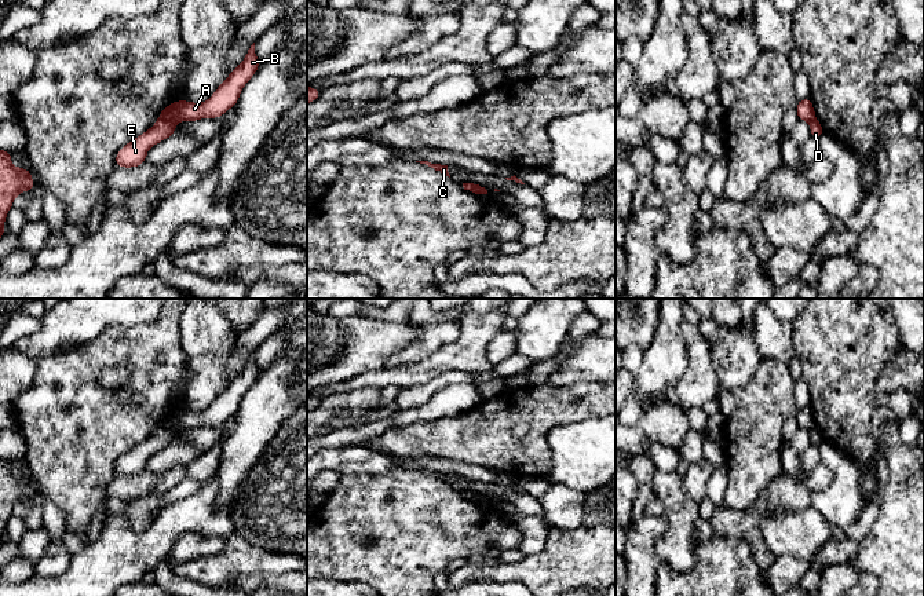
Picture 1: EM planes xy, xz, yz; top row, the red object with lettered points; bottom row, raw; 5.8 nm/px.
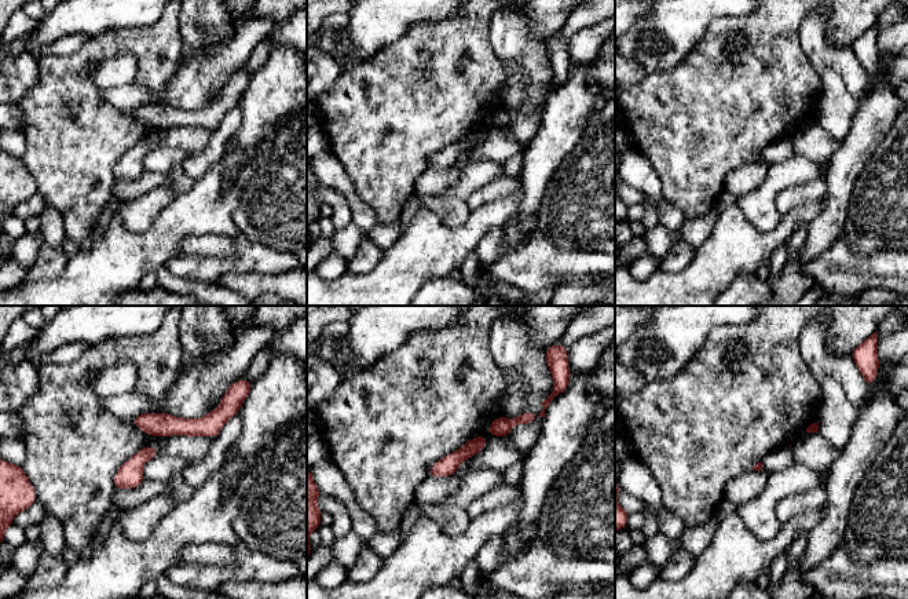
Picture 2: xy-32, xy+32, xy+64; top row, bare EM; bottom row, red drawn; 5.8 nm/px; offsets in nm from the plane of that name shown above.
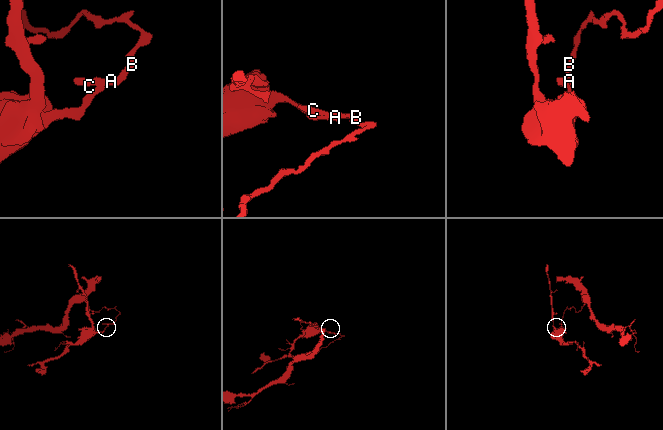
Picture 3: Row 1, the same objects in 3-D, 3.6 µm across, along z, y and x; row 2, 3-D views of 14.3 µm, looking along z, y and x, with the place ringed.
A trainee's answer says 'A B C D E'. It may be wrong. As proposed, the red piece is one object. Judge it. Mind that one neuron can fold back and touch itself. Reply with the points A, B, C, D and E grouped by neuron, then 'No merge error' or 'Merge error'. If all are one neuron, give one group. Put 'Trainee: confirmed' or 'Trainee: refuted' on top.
Trainee: refuted
Groups: A B C / D E. Merge error

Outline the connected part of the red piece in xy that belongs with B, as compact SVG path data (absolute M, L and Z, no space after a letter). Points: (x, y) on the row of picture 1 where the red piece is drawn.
M253 43L245 55L245 59L229 74L207 102L171 102L167 109L160 111L160 118L197 121L200 118L222 117L230 107L237 105L244 85L256 73L259 63L260 61L255 54Z

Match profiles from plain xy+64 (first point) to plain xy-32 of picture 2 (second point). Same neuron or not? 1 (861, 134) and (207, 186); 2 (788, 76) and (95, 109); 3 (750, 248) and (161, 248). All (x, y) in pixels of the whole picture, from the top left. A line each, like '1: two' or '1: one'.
1: two
2: one
3: one

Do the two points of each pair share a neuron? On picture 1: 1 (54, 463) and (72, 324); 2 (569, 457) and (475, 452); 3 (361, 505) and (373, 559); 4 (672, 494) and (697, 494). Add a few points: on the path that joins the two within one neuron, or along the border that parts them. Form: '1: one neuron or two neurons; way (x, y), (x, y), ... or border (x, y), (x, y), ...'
1: two neurons; border (106, 328), (79, 347)
2: two neurons; border (565, 426), (547, 435), (551, 470), (544, 476)
3: one neuron; way (361, 519), (360, 545)
4: two neurons; border (682, 476), (685, 492), (697, 504)

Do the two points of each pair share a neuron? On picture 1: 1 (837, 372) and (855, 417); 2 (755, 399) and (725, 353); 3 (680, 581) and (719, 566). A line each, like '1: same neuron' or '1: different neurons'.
1: same neuron
2: different neurons
3: same neuron

